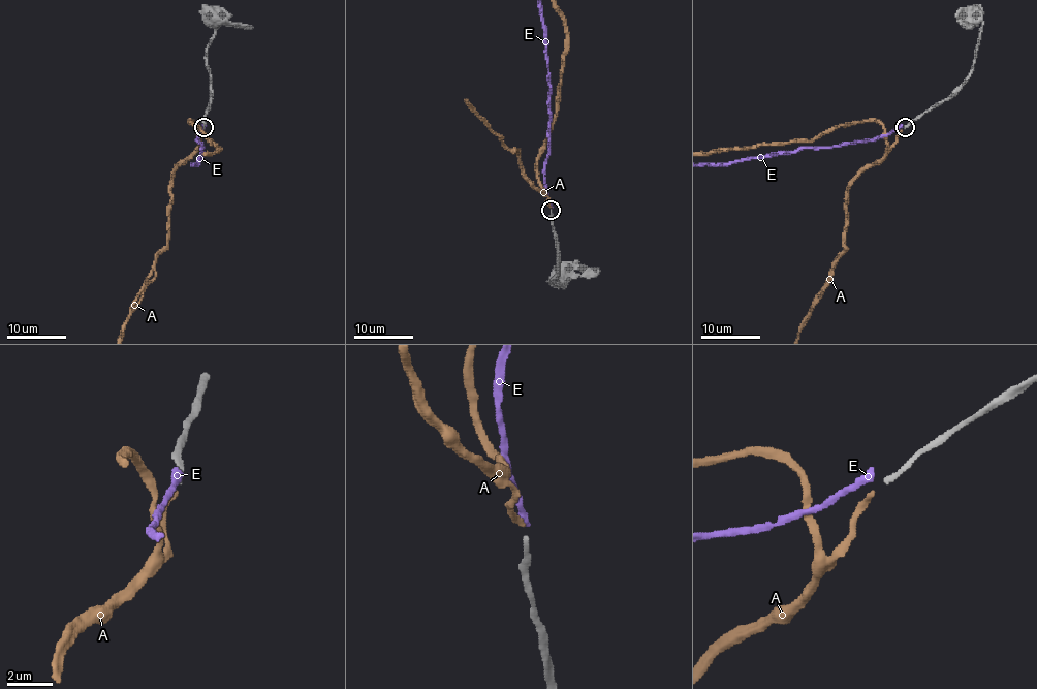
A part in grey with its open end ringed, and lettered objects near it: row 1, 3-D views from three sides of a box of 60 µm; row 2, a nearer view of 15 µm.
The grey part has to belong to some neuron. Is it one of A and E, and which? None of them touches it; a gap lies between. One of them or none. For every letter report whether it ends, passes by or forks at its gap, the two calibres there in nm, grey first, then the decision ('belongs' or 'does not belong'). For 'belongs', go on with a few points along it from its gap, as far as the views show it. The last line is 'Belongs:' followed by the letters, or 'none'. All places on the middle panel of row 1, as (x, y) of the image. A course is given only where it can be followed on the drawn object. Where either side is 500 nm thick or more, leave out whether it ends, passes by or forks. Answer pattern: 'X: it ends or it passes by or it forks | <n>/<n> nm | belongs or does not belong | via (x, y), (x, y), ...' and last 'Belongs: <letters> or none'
A: it ends | 200/200 nm | belongs
E: it ends | 200/360 nm | does not belong
Belongs: A

